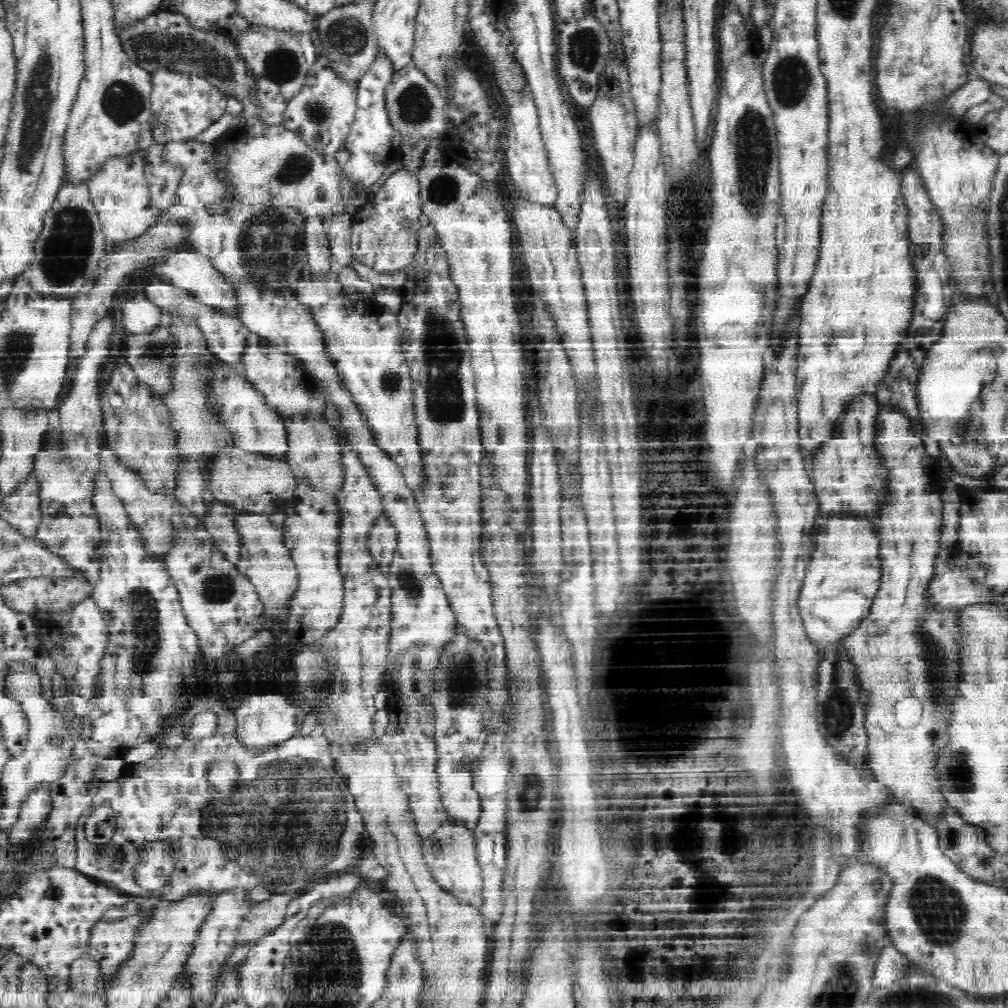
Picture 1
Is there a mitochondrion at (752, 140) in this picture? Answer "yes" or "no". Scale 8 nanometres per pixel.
yes

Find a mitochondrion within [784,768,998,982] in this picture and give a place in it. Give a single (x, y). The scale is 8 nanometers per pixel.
(940, 913)

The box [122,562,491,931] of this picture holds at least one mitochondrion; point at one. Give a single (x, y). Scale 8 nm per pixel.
(303, 814)

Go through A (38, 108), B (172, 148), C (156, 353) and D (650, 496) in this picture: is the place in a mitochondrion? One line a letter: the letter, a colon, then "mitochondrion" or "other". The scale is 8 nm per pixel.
A: mitochondrion
B: other
C: mitochondrion
D: other

